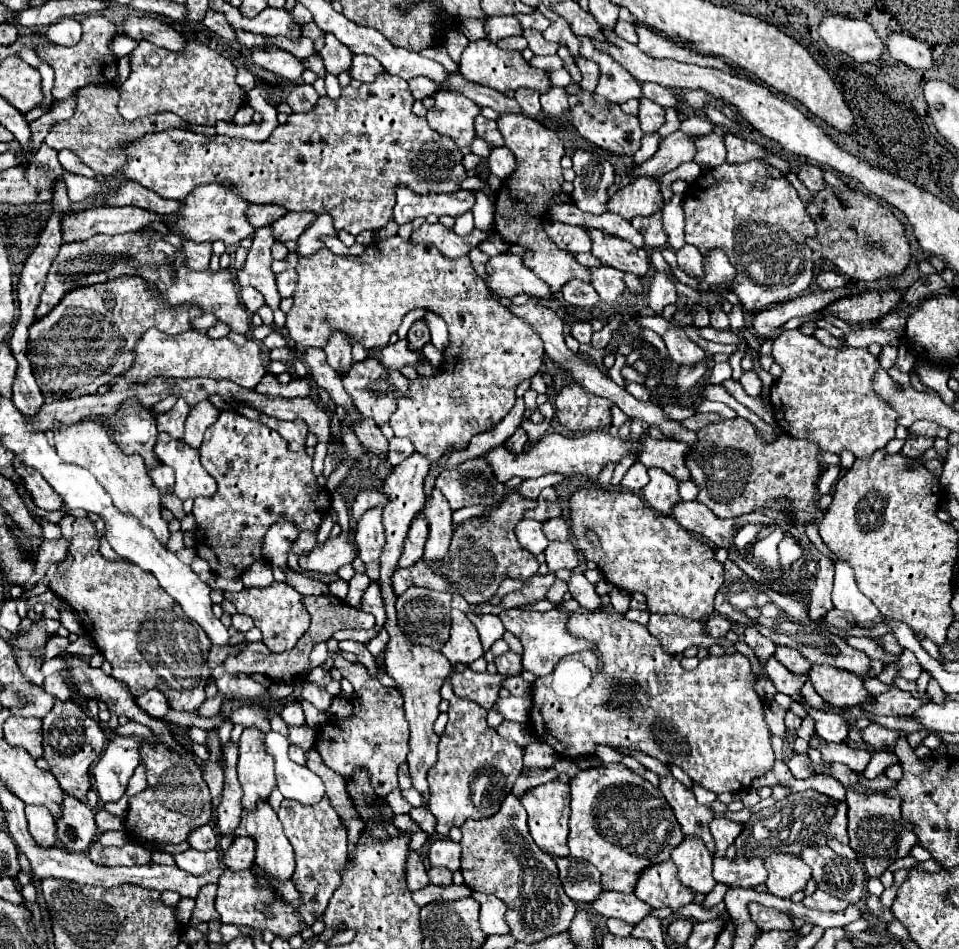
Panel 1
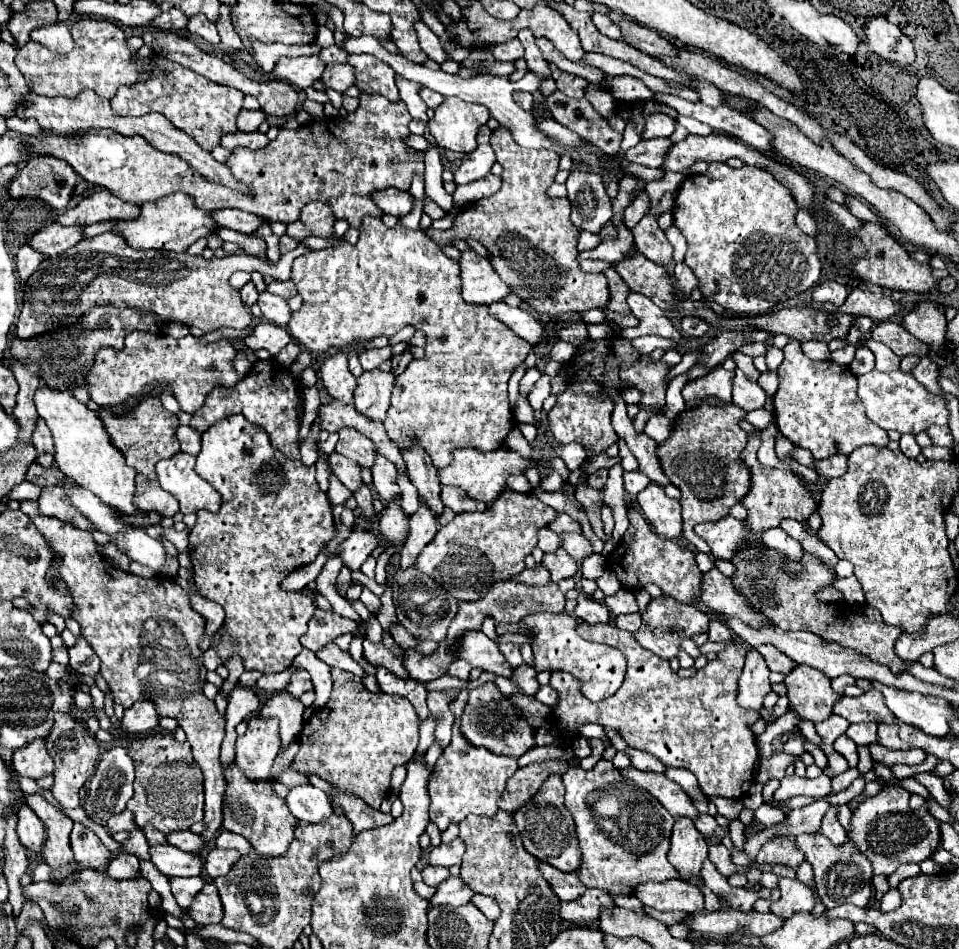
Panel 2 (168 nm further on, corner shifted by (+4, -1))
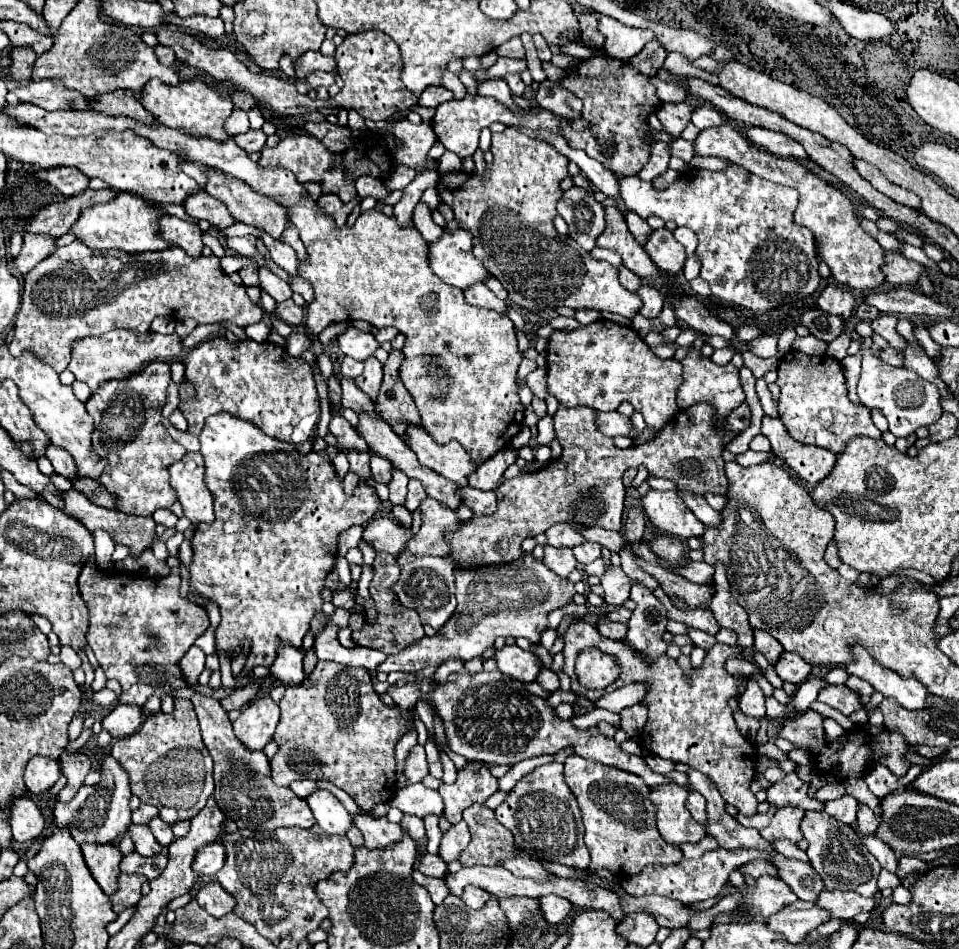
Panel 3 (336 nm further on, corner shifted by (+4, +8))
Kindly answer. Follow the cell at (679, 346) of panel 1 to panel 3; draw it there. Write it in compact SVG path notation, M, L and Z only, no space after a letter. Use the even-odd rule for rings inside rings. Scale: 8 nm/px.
M641 286L641 288L637 290L637 294L639 294L641 302L643 302L643 306L641 306L639 312L641 312L645 318L655 318L655 316L663 310L663 296L661 296L661 292L657 292L655 288L651 288L651 286Z

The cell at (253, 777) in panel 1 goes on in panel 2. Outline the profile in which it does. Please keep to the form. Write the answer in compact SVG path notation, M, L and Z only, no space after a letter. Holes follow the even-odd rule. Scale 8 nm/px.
M253 715L247 721L247 733L237 737L235 763L249 775L249 779L267 779L273 759L281 749L279 719Z

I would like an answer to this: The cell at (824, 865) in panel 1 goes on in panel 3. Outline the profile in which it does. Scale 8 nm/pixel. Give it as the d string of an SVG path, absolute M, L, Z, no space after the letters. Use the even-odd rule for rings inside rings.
M805 812L805 818L801 820L801 832L809 842L809 862L825 882L827 890L849 890L867 898L875 896L881 866L877 858L861 844L859 836L851 826L837 822L825 812Z

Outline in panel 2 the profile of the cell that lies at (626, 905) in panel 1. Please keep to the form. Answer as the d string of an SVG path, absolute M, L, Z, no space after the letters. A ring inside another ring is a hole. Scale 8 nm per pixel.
M587 889L577 901L561 903L559 915L567 923L591 923L597 919L601 907L615 907L611 897L601 889Z

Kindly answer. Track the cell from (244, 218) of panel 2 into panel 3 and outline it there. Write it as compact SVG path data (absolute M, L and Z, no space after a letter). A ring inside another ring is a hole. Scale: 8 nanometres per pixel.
M205 190L189 196L185 200L183 208L189 216L199 218L199 220L207 220L207 222L211 222L213 226L219 226L219 228L227 228L227 226L233 226L237 222L229 214L227 206L221 200L209 196Z

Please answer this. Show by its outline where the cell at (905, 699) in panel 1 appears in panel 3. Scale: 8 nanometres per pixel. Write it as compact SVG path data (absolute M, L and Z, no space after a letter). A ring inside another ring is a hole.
M825 686L821 692L819 692L819 702L843 712L845 716L857 712L863 708L861 704L861 696L853 690L849 690L847 686Z

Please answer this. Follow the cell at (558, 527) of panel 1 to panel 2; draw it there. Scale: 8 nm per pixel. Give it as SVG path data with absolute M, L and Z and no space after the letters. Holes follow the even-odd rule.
M563 533L561 535L561 541L563 541L563 549L577 561L581 563L585 557L589 557L593 553L593 547L589 543L587 537L579 535L579 533Z

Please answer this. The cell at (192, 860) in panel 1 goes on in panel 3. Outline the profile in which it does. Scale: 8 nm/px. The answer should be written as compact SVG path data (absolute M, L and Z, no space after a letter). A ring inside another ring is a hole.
M131 824L131 836L133 836L133 842L135 842L135 850L143 856L153 856L153 854L159 854L163 848L159 846L159 842L155 842L153 838L153 832L149 832L149 826L137 826L137 824Z

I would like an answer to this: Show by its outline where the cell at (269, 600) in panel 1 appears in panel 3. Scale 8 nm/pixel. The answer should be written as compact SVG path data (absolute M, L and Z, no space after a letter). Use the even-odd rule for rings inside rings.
M221 412L221 414L209 416L205 426L203 426L203 430L201 430L201 434L199 434L199 440L201 440L201 454L203 454L203 460L205 460L205 484L213 492L213 498L215 498L215 520L211 524L203 524L203 522L197 524L195 536L191 538L191 546L193 546L193 564L191 564L191 570L189 570L191 572L191 586L201 596L211 598L211 600L215 600L219 604L221 624L215 630L217 646L233 660L243 652L245 642L251 642L251 650L249 650L249 654L245 658L243 670L251 672L251 668L255 668L255 666L267 666L269 668L273 664L273 658L277 658L277 646L281 642L289 642L291 646L297 646L297 648L301 646L301 640L309 630L311 618L321 610L323 598L319 596L319 590L323 588L325 576L333 568L331 558L335 558L335 554L337 554L337 536L339 536L339 532L347 530L353 524L365 526L373 518L373 514L381 508L381 502L379 502L379 496L377 496L377 492L375 492L375 488L371 484L359 484L355 488L353 496L345 496L343 494L343 484L339 482L331 460L323 460L317 452L301 454L301 452L295 450L293 444L285 444L285 442L281 442L277 438L269 438L263 430L257 430L257 426L251 426L251 422L245 422L243 418L237 418L233 414Z

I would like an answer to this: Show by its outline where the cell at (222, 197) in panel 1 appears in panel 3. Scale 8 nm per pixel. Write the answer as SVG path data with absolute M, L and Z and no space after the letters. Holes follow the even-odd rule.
M119 192L117 198L113 198L107 204L97 204L97 206L85 208L81 212L79 220L73 224L71 232L79 240L83 240L89 248L95 248L95 250L117 248L117 250L125 250L129 254L147 252L147 250L163 250L163 248L169 248L169 242L165 242L165 238L161 238L161 228L159 228L159 220L165 216L167 216L167 212L159 206L153 206L149 200L145 200L137 194Z

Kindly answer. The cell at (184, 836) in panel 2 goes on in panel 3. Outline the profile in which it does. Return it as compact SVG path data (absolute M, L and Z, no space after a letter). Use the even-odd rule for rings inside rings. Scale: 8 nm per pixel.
M157 816L157 818L153 818L153 820L149 822L149 828L153 830L153 834L155 834L157 842L161 842L163 846L169 846L171 842L175 842L175 834L173 834L171 826L169 826L169 824L165 824L159 816Z

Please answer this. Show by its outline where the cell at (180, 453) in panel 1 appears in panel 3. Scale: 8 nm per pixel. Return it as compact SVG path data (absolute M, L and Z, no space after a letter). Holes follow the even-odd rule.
M187 452L181 460L169 466L169 484L177 492L183 514L193 522L213 522L213 494L203 482L203 456Z

